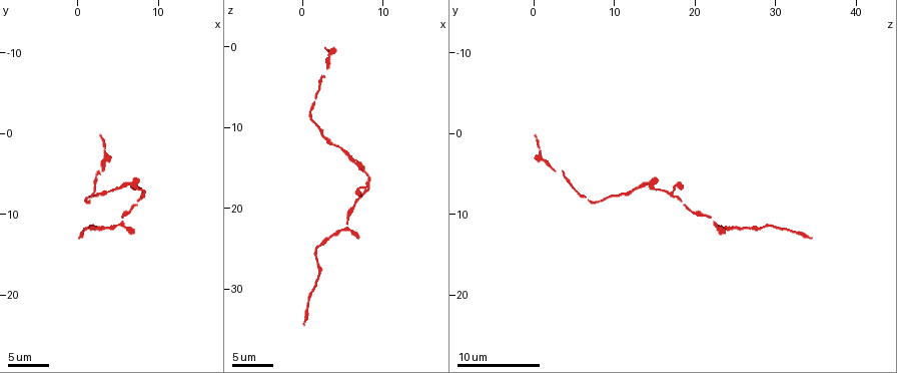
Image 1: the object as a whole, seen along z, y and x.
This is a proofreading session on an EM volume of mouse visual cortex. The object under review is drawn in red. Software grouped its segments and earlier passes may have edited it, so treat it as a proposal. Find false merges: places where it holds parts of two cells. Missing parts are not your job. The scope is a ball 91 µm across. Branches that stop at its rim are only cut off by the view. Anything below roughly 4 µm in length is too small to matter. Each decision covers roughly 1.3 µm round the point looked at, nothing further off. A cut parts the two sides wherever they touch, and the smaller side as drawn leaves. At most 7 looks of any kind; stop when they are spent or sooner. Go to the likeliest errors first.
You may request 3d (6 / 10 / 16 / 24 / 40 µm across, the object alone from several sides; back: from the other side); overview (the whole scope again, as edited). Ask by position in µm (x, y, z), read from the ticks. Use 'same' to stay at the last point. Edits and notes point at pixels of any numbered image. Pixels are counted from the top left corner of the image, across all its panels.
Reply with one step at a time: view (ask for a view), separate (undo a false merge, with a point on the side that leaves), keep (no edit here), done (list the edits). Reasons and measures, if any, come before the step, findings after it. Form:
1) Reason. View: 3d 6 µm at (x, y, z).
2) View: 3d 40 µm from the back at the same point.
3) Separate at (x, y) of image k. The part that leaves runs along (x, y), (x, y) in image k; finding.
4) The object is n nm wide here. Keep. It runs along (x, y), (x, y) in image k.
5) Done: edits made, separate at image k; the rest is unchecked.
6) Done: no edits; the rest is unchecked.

Thin neck. View: 3d 10 µm at (5.6, 10.0, 21.6).

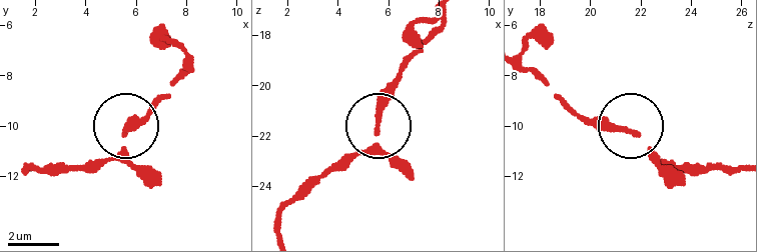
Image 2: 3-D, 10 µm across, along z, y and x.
Keep. It runs along (188, 56), (99, 168) in image 2; continuous, no second cell.

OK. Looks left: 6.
View: 3d 6 µm at (7.8, 7.0, 15.8).

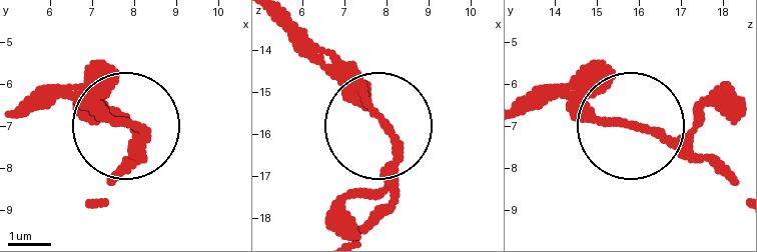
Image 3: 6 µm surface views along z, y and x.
View: 3d 6 µm from the back at (7.95, 6.95, 15.75).

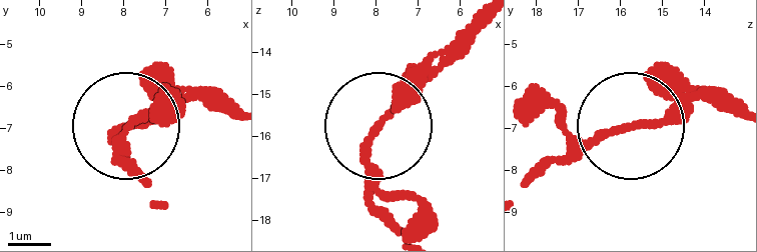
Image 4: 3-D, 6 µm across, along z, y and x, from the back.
The side arm is 25 µm long. Keep. It runs along (638, 124), (724, 95) in image 4; one cell here.

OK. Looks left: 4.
View: 3d 10 µm at (0.6, 12.4, 32.4).

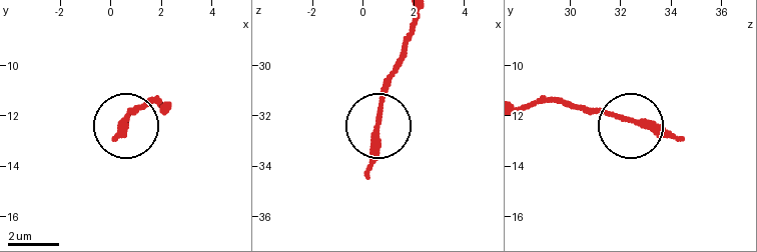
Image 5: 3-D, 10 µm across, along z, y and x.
The object is 230 nm wide here. Keep. It runs along (412, 22), (380, 123) in image 5; all the same cell.

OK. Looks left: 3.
Calibre changes. View: 3d 16 µm at (2.0, 11.8, 24.8).

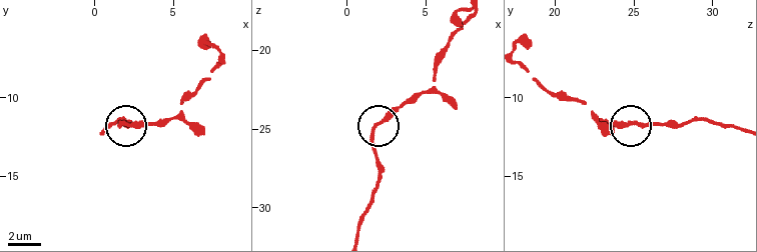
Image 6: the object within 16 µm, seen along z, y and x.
View: 3d 6 µm at (1.8, 11.6, 24.9).

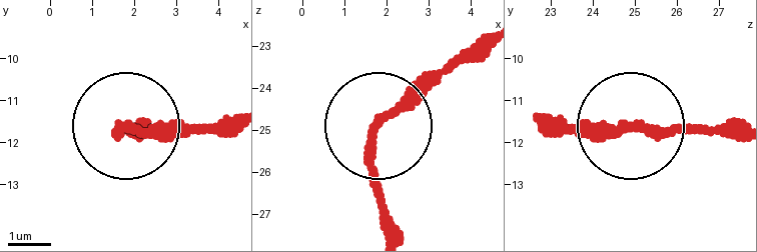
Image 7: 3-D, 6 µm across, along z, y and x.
Keep. It runs along (480, 42), (375, 139), (384, 225) in image 7; all the same cell.

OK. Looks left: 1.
Done: no edits; the rest is unchecked.

